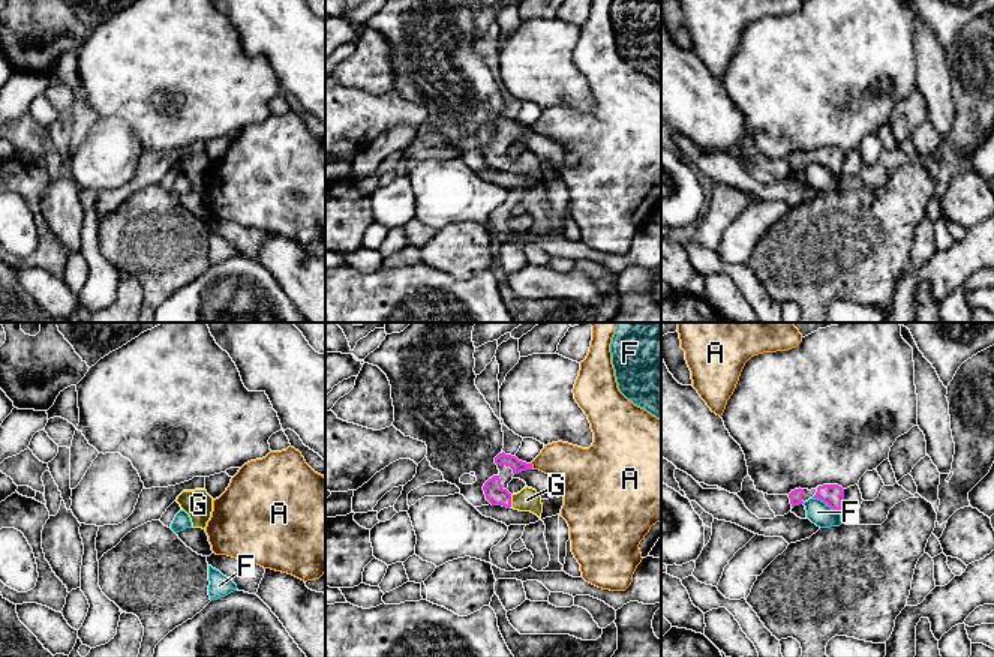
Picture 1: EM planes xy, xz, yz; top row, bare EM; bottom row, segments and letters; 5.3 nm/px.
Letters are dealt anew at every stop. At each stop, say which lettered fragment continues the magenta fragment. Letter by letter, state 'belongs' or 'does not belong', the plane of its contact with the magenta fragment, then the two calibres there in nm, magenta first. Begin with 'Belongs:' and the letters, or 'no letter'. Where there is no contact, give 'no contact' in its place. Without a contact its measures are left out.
Belongs: G
A: does not belong | xz | 70/220 nm
F: does not belong | yz | 120/120 nm
G: belongs | xz | 100/120 nm

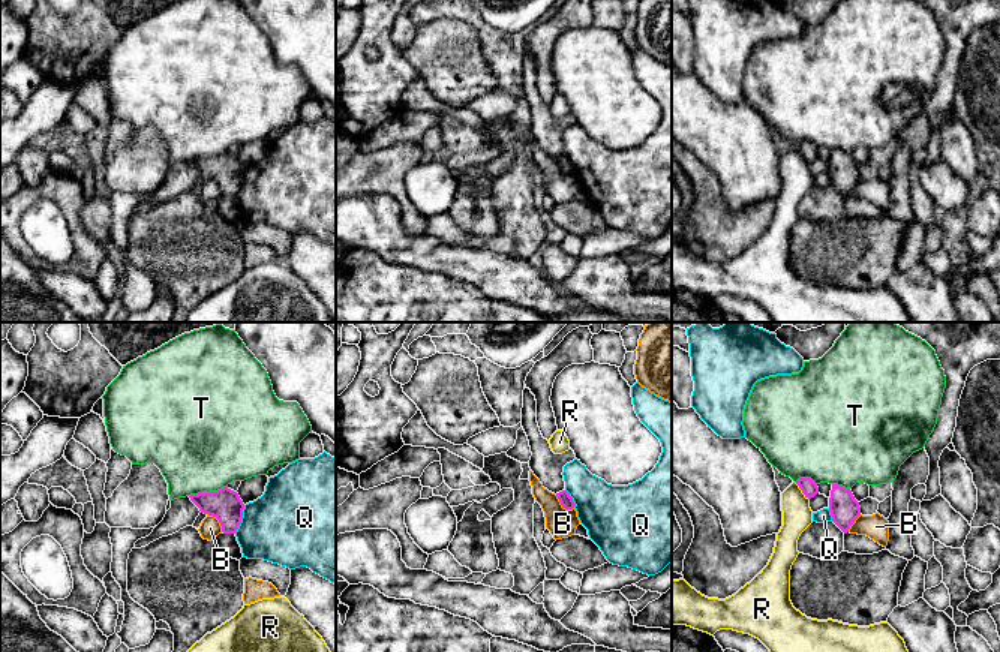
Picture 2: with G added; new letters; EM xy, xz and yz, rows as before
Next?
Belongs: no letter
B: does not belong | xz | 70/160 nm
Q: does not belong | xy | 170/420 nm
R: does not belong | yz | 90/160 nm
T: does not belong | xy | 170/480 nm

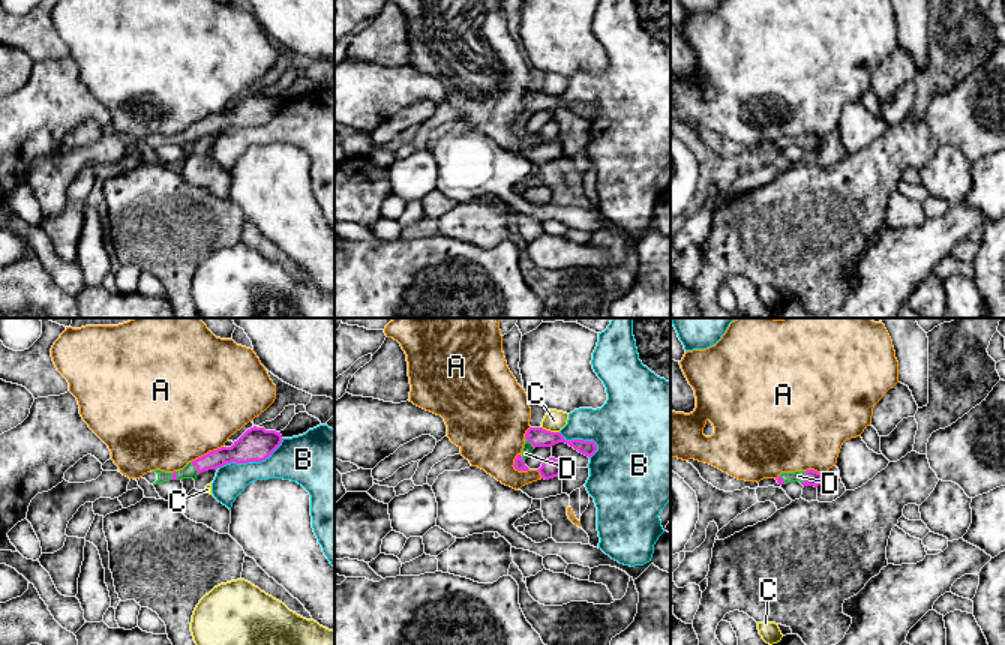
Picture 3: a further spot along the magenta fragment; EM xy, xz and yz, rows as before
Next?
Belongs: D
A: does not belong | xz | 60/380 nm
B: does not belong | xy | 180/240 nm
C: does not belong | xz | 110/120 nm
D: belongs | yz | 80/60 nm

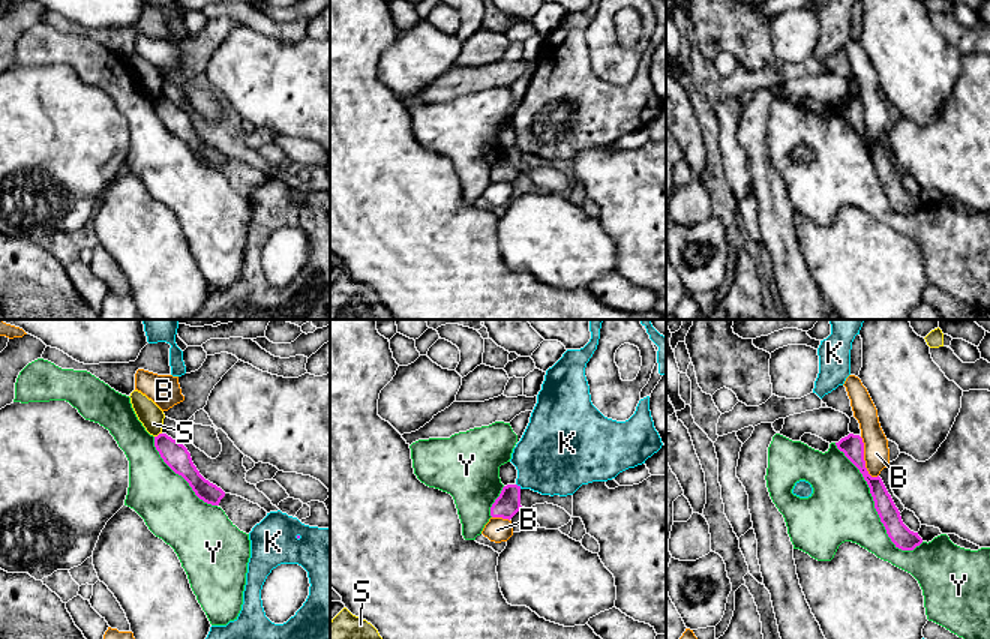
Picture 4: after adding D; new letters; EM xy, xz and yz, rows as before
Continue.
Belongs: no letter
B: does not belong | yz | 120/140 nm
K: does not belong | xz | 140/420 nm
S: does not belong | xy | 140/130 nm
Y: does not belong | yz | 120/360 nm

